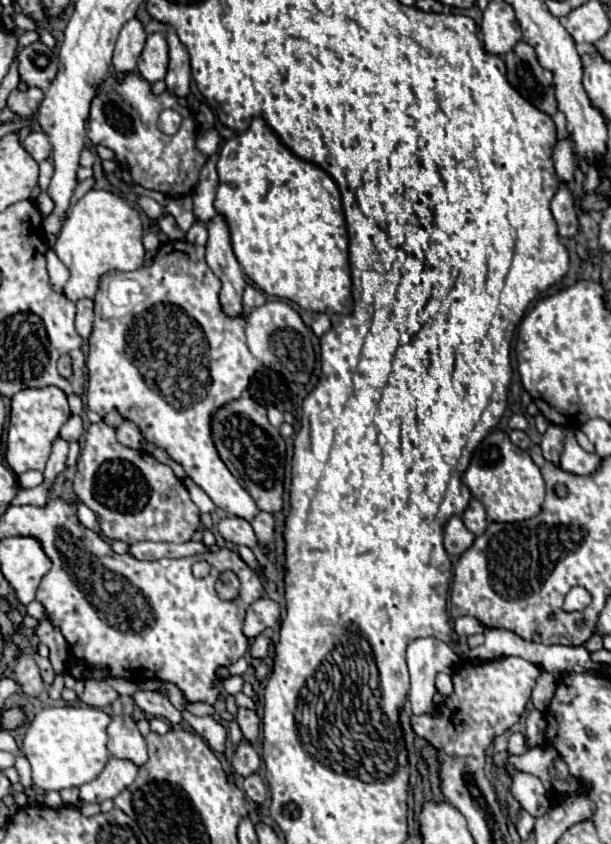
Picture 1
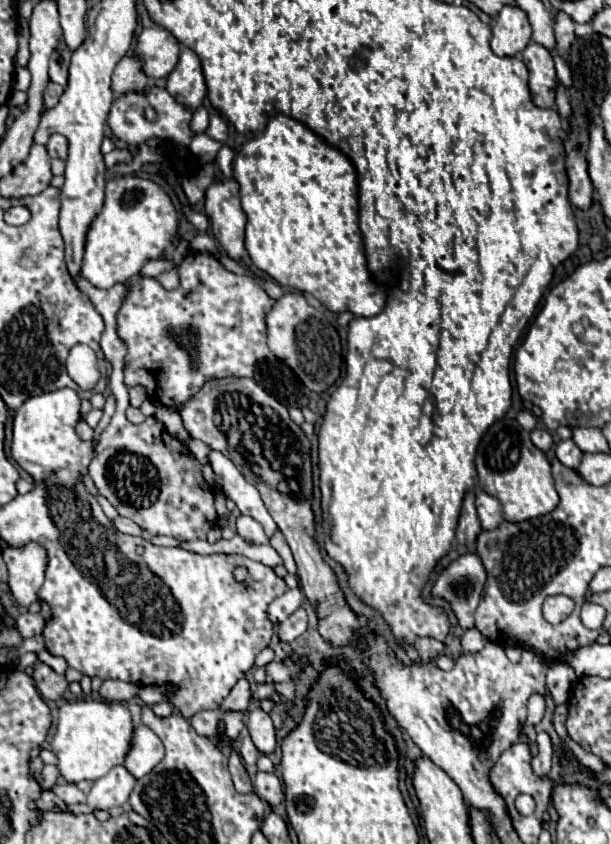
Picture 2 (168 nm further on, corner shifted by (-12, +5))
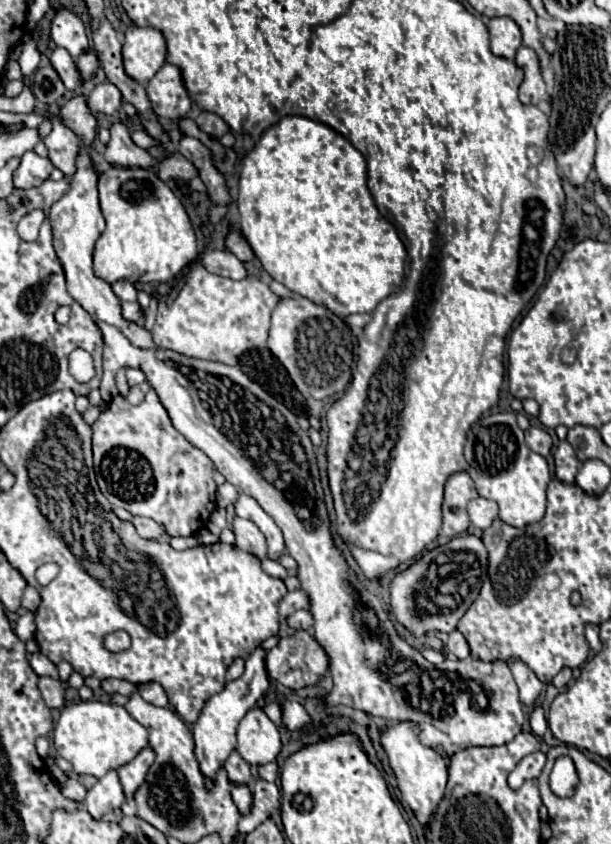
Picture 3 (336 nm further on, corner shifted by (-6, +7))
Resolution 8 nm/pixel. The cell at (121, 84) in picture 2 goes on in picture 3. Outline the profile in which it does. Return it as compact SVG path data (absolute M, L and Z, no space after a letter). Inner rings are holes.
M108 81L96 85L94 91L90 93L90 109L94 109L94 113L112 115L112 113L116 113L120 109L120 105L122 105L122 95Z

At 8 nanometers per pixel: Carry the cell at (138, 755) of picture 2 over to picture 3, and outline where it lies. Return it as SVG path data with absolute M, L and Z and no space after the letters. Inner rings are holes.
M150 747L142 749L130 763L118 769L118 777L126 797L134 797L134 791L144 783L150 765L154 763L154 751Z

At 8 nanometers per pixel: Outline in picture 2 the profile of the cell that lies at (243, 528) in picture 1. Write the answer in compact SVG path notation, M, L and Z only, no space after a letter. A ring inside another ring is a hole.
M240 515L236 521L236 529L238 529L238 535L248 543L256 543L256 545L268 543L268 535L264 533L262 525L258 521L254 521L252 517Z

